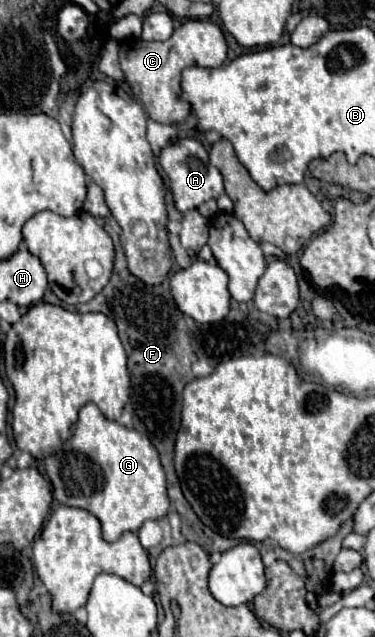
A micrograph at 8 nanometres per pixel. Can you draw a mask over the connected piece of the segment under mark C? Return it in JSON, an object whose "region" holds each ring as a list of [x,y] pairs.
{"region":[[[187,19],[181,27],[175,29],[171,39],[167,41],[133,39],[121,43],[121,51],[119,51],[121,69],[125,73],[125,79],[135,99],[145,105],[151,119],[165,125],[175,125],[175,123],[183,123],[189,117],[191,105],[181,99],[181,71],[191,65],[219,67],[227,59],[227,43],[223,39],[225,37],[219,25],[211,21]]]}

